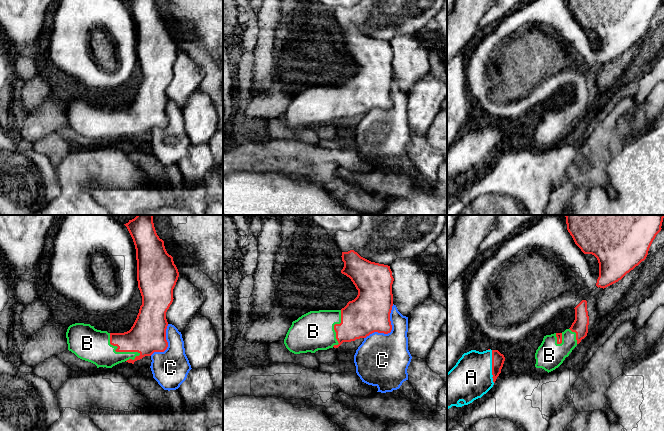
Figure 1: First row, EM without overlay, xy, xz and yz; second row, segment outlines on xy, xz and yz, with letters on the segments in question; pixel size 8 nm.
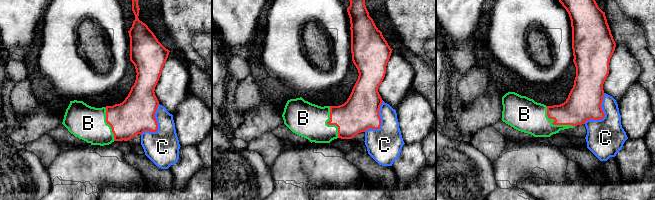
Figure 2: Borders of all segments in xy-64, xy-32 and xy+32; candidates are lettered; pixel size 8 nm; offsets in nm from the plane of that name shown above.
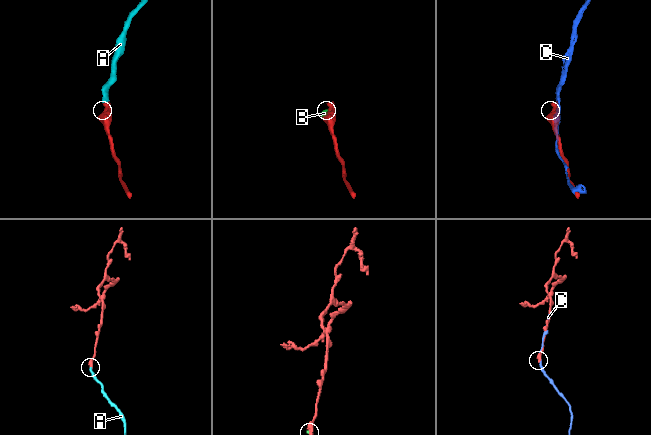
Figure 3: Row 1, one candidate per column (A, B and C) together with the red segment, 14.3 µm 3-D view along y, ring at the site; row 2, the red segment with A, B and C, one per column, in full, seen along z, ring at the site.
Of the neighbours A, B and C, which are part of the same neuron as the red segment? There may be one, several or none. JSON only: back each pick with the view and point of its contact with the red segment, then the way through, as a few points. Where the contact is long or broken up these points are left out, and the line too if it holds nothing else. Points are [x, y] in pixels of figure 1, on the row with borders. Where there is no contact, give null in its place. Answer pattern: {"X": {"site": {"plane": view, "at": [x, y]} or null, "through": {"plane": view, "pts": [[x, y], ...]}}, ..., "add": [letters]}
{"A": {"site": {"plane": "yz", "at": [492, 365]}}, "B": {"site": {"plane": "xy", "at": [118, 351]}}, "add": ["A", "B"]}

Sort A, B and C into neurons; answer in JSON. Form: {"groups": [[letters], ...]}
{"groups": [["A", "B"], ["C"]]}

